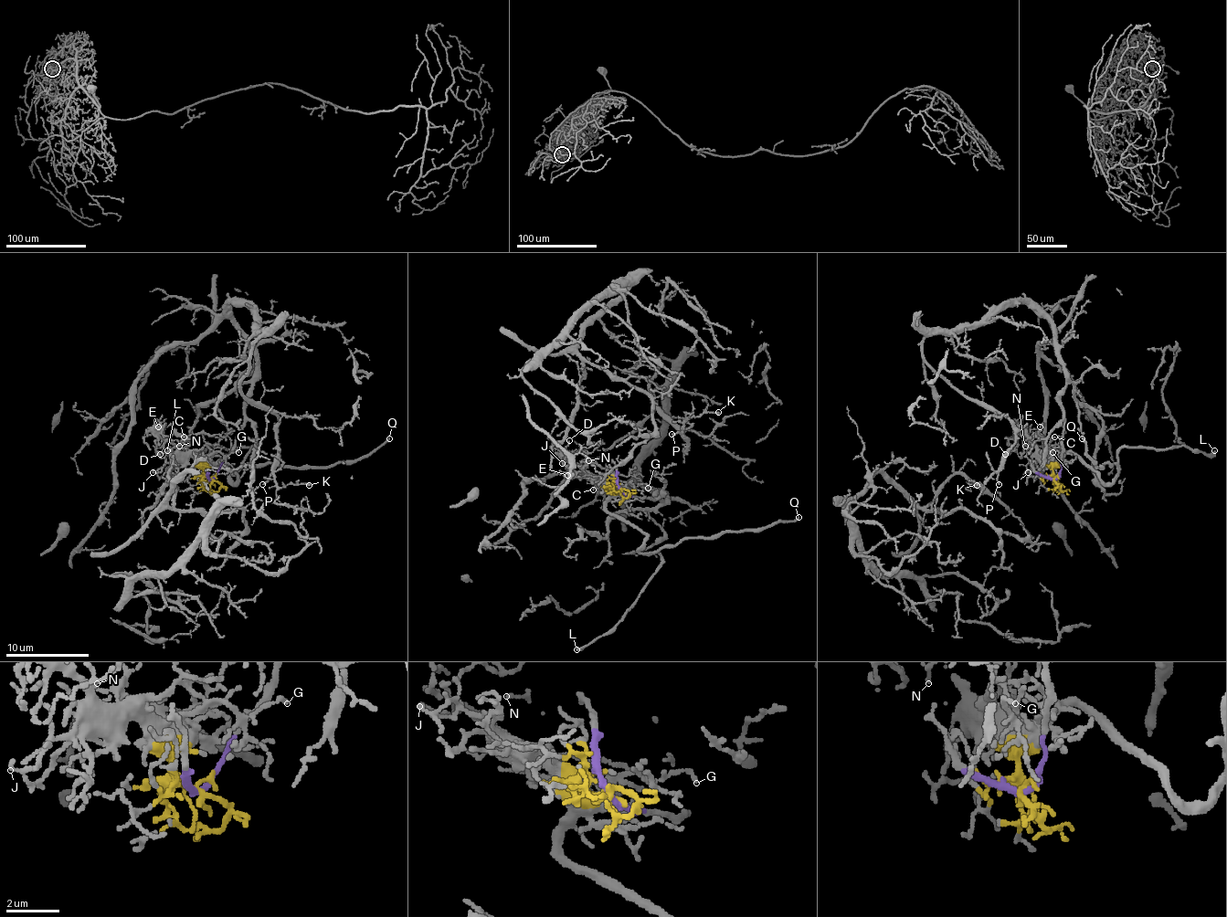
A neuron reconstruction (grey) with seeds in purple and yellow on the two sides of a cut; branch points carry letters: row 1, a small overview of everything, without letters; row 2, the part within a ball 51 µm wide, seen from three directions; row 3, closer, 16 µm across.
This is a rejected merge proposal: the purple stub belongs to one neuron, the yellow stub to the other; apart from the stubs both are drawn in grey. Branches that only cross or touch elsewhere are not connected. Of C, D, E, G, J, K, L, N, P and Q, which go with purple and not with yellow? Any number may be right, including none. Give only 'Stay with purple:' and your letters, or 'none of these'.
Stay with purple: K, P

